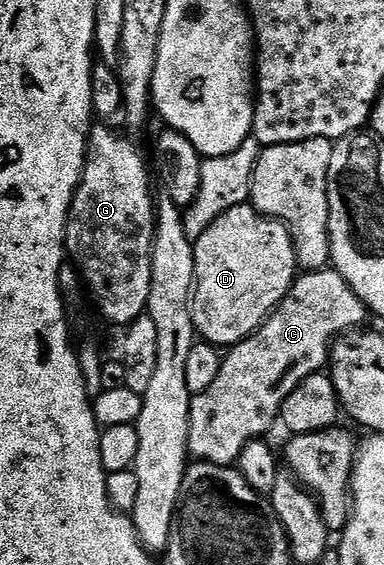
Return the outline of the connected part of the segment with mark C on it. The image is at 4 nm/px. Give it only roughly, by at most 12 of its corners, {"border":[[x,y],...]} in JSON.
{"border":[[306,271],[190,399],[190,457],[233,466],[366,304]]}

